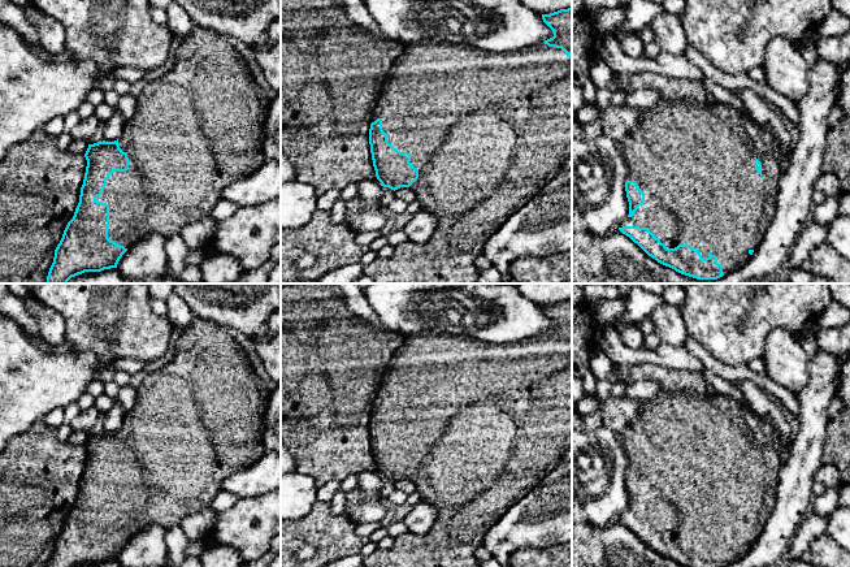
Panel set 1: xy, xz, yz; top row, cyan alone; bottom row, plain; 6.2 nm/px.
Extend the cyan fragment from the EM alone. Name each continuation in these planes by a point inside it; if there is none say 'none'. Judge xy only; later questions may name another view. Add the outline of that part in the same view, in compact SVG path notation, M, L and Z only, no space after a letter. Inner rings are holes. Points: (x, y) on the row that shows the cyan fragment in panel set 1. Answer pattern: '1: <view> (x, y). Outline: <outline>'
1: xy (198, 128). Outline: M192 25L179 43L173 68L144 85L136 111L118 139L120 148L127 153L129 169L113 172L96 198L109 205L108 238L130 248L151 233L169 238L190 222L208 216L230 182L251 174L266 161L261 142L269 101L270 98L253 81L243 57L225 35Z

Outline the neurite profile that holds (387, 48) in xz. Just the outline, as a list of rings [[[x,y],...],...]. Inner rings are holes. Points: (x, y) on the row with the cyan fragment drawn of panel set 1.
[[[281,0],[281,150],[294,164],[296,179],[312,185],[317,196],[329,190],[341,191],[350,183],[360,183],[364,179],[377,179],[369,144],[372,116],[387,73],[395,59],[404,49],[406,44],[383,40],[367,29],[354,23],[346,16],[342,0]]]

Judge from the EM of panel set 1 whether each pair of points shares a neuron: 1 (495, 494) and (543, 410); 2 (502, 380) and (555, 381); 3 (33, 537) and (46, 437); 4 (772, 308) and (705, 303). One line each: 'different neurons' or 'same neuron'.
1: same neuron
2: same neuron
3: same neuron
4: same neuron

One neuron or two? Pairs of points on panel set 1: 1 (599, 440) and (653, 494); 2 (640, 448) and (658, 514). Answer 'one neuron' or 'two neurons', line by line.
1: two neurons
2: one neuron

